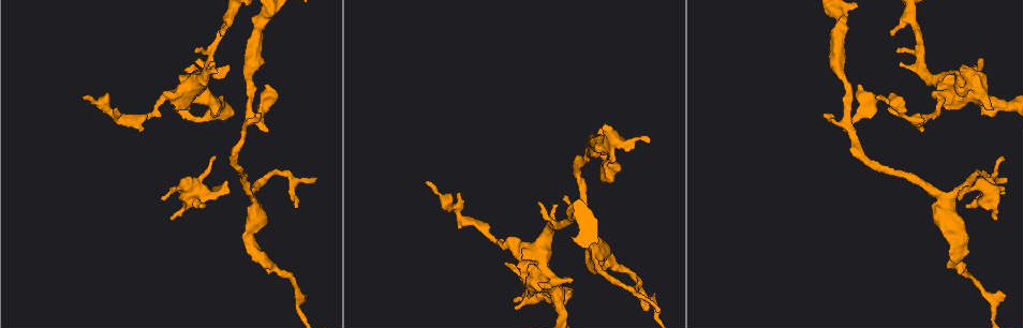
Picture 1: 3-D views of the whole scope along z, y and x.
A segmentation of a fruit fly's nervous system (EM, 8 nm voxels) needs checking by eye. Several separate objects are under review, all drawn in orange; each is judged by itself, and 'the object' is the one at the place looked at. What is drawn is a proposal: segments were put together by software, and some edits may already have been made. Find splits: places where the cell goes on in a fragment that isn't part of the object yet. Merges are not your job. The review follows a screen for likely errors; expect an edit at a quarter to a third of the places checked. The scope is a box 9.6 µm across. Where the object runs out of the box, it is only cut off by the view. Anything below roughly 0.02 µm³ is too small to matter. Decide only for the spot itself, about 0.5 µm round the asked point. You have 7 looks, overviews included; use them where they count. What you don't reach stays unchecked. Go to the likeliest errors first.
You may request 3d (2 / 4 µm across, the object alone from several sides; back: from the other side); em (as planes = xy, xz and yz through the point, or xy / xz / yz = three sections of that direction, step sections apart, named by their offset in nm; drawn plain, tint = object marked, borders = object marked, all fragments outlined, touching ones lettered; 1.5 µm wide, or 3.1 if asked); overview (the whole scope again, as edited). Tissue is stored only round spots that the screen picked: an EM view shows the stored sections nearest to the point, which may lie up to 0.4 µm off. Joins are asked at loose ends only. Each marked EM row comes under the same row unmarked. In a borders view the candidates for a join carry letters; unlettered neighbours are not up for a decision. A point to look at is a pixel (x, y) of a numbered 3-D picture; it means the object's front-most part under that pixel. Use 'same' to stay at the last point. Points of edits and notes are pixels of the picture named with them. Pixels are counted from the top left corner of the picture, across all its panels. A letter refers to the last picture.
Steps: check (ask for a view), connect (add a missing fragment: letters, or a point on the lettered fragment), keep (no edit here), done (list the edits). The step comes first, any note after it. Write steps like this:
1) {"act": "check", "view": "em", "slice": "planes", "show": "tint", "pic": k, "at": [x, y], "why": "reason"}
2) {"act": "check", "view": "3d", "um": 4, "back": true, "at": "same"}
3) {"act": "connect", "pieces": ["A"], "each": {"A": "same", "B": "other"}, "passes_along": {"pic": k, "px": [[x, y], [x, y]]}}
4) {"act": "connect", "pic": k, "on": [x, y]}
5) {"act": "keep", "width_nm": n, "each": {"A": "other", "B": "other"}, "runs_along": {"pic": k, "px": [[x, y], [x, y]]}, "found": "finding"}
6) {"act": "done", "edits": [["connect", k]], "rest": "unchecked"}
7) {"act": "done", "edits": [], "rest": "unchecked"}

{"act": "check", "view": "3d", "um": 4, "pic": 1, "at": [571, 291], "why": "branch stops here"}

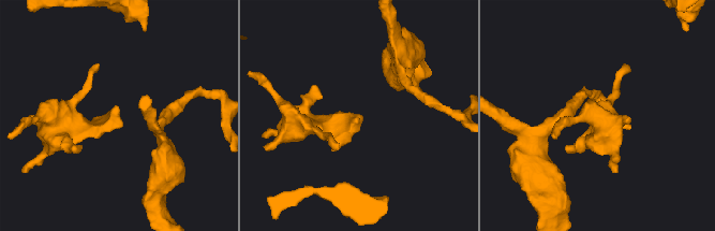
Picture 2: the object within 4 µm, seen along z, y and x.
{"act": "check", "view": "em", "slice": "xz", "step": 4, "show": "borders", "pic": 2, "at": [117, 106], "why": "shape alone is not enough"}

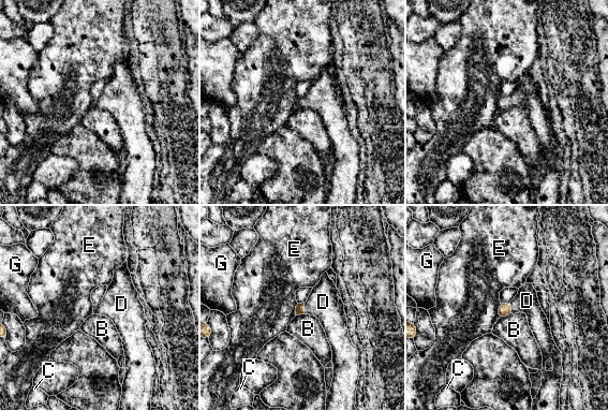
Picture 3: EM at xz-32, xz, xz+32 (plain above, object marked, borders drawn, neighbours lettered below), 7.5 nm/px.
{"act": "connect", "pieces": ["D"], "each": {"B": "other", "C": "other", "D": "same", "E": "other", "G": "other"}, "passes_along": {"pic": 3, "px": [[504, 309], [510, 308], [527, 301]]}, "found": "it goes on there"}

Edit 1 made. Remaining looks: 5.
{"act": "check", "view": "overview"}

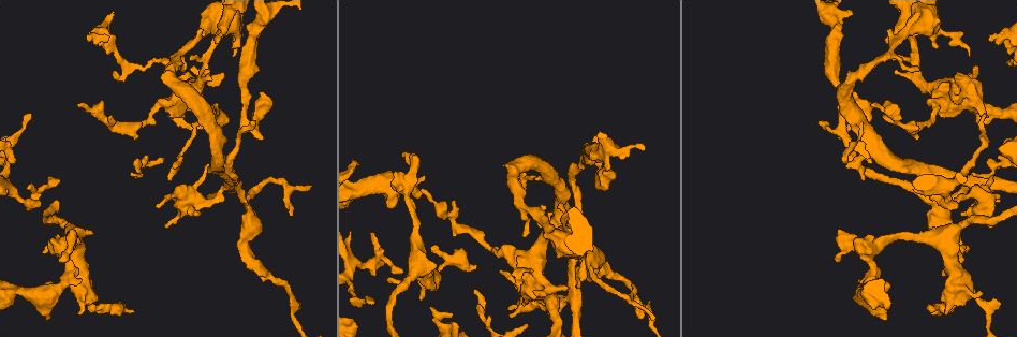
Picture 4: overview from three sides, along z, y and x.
{"act": "check", "view": "em", "slice": "xy", "step": 4, "show": "borders", "pic": 4, "at": [988, 117], "why": "branch stops here"}

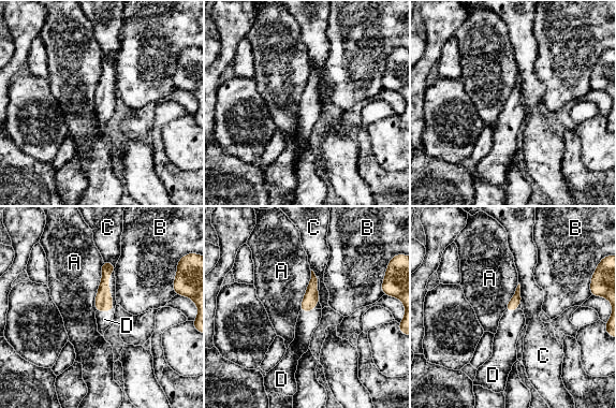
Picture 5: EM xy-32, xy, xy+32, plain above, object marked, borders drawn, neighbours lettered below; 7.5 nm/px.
{"act": "check", "view": "em", "slice": "planes", "show": "borders", "at": "same"}

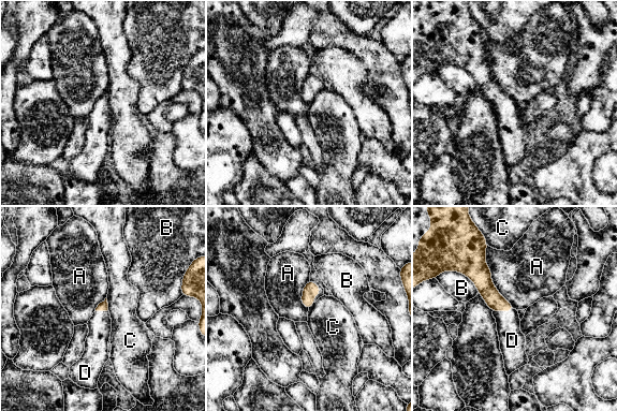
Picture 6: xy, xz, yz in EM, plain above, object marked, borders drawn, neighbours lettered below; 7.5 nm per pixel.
{"act": "connect", "pieces": ["D"], "each": {"A": "other", "B": "other", "C": "other", "D": "same"}, "found": "the cell continues"}

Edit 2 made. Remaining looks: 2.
{"act": "done", "edits": [["connect", 3], ["connect", 6]], "rest": "unchecked"}

